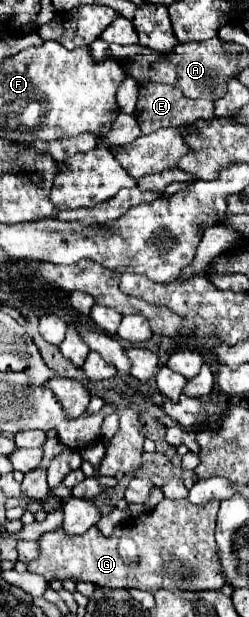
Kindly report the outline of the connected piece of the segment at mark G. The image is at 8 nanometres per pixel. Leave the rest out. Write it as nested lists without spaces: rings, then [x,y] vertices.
[[[163,499],[157,507],[153,507],[145,517],[133,519],[133,527],[117,525],[109,537],[101,535],[97,527],[91,527],[83,535],[65,535],[61,529],[41,535],[39,547],[41,555],[27,565],[27,571],[43,575],[47,583],[53,579],[73,579],[73,581],[91,581],[99,587],[137,587],[143,591],[165,589],[221,589],[225,585],[221,577],[221,565],[217,559],[215,545],[215,517],[217,517],[219,501],[209,501],[205,505],[191,505],[187,499]]]

